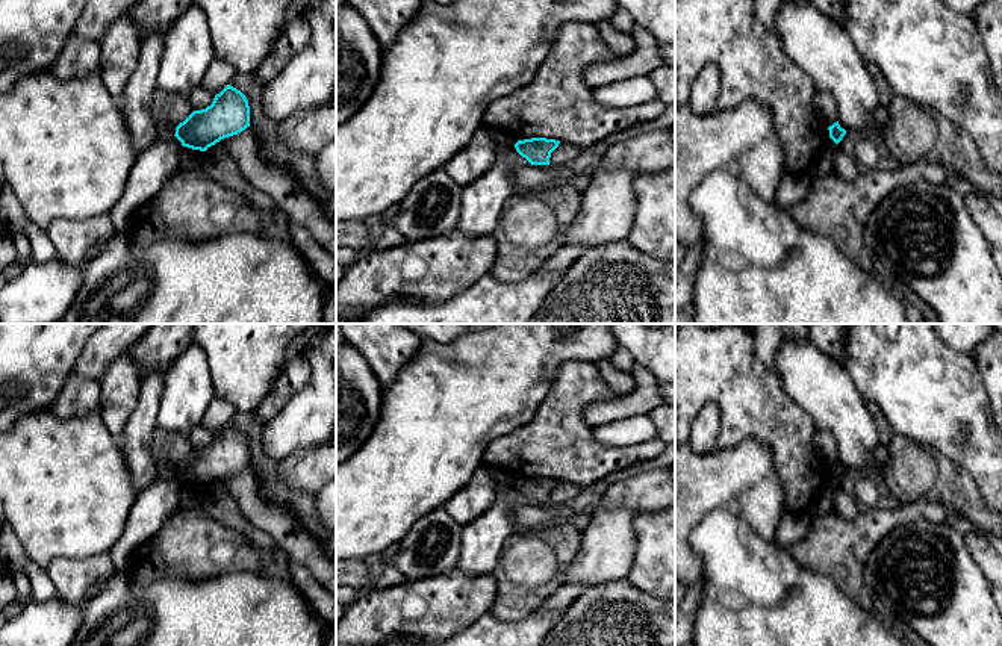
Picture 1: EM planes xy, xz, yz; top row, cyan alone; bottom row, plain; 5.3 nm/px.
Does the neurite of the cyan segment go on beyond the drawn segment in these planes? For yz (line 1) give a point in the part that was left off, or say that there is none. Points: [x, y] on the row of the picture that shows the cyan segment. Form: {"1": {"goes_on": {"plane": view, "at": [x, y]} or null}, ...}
{"1": {"goes_on": null}}

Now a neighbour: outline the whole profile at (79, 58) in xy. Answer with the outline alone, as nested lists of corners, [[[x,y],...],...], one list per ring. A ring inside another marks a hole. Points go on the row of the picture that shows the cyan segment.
[[[68,36],[61,54],[48,68],[59,80],[85,79],[100,70],[100,42]]]

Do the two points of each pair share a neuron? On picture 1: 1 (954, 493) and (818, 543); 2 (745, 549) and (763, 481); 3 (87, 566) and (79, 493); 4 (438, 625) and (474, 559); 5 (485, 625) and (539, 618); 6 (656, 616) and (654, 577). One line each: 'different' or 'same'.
1: different
2: different
3: different
4: different
5: same
6: different

